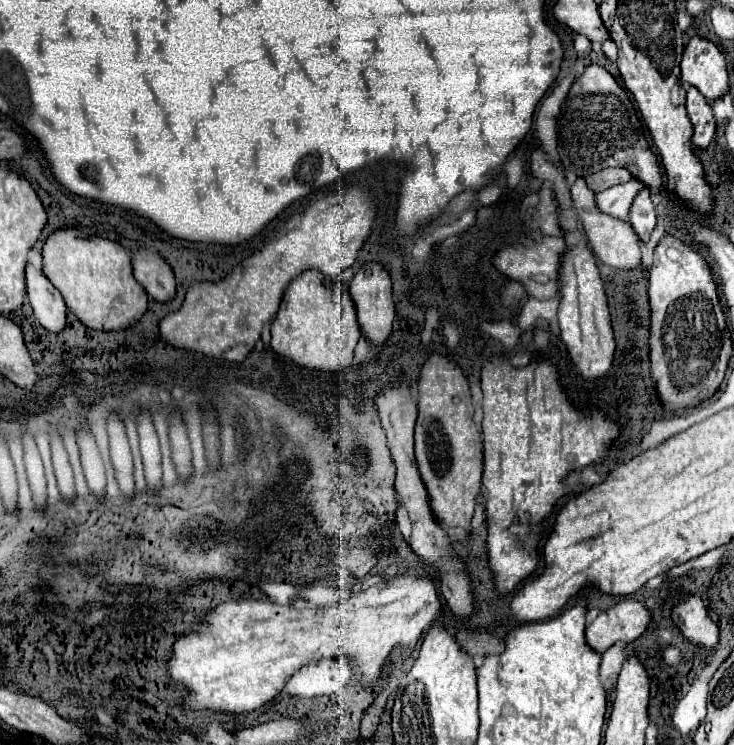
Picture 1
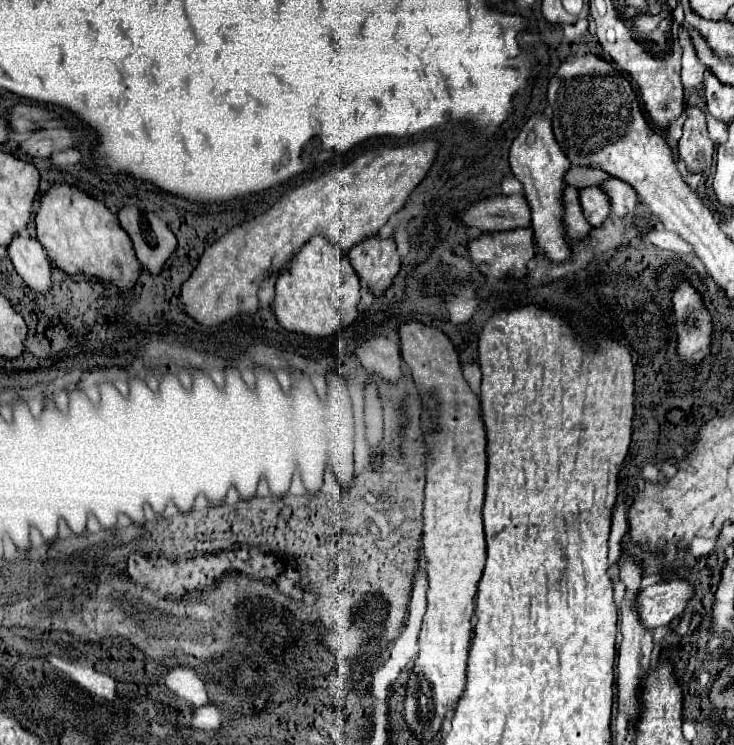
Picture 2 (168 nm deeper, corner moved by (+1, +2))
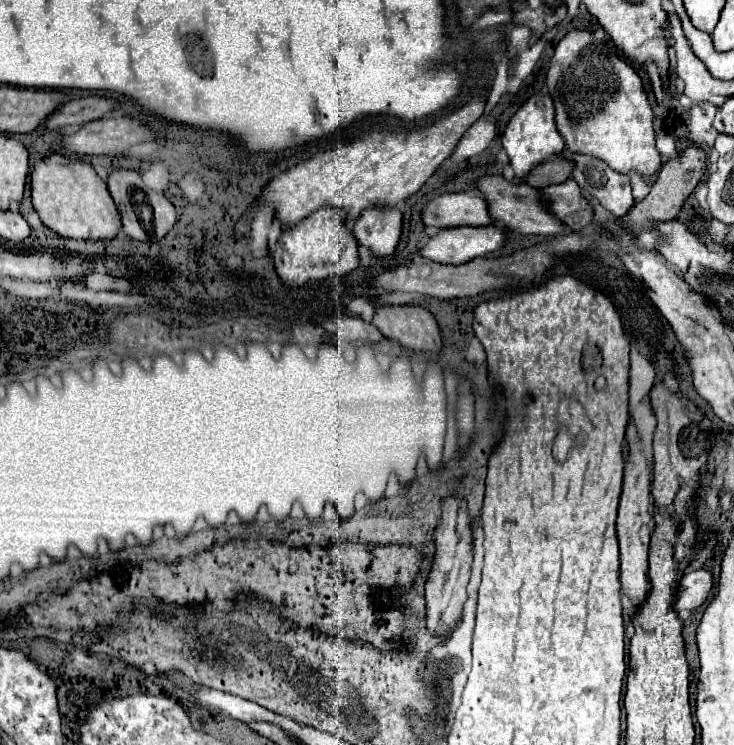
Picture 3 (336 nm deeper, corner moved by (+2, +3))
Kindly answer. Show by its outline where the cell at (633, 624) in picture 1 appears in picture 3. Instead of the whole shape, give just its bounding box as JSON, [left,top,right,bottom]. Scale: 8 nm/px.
[674,569,714,613]

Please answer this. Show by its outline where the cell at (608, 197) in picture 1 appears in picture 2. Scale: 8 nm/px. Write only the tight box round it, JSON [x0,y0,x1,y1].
[579,186,611,228]

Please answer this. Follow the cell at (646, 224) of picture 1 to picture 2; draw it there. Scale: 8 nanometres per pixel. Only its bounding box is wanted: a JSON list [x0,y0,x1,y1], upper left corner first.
[601,178,637,218]

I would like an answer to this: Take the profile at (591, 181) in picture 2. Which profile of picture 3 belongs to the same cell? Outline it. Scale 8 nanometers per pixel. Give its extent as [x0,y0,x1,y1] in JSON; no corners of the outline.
[522,157,572,187]

